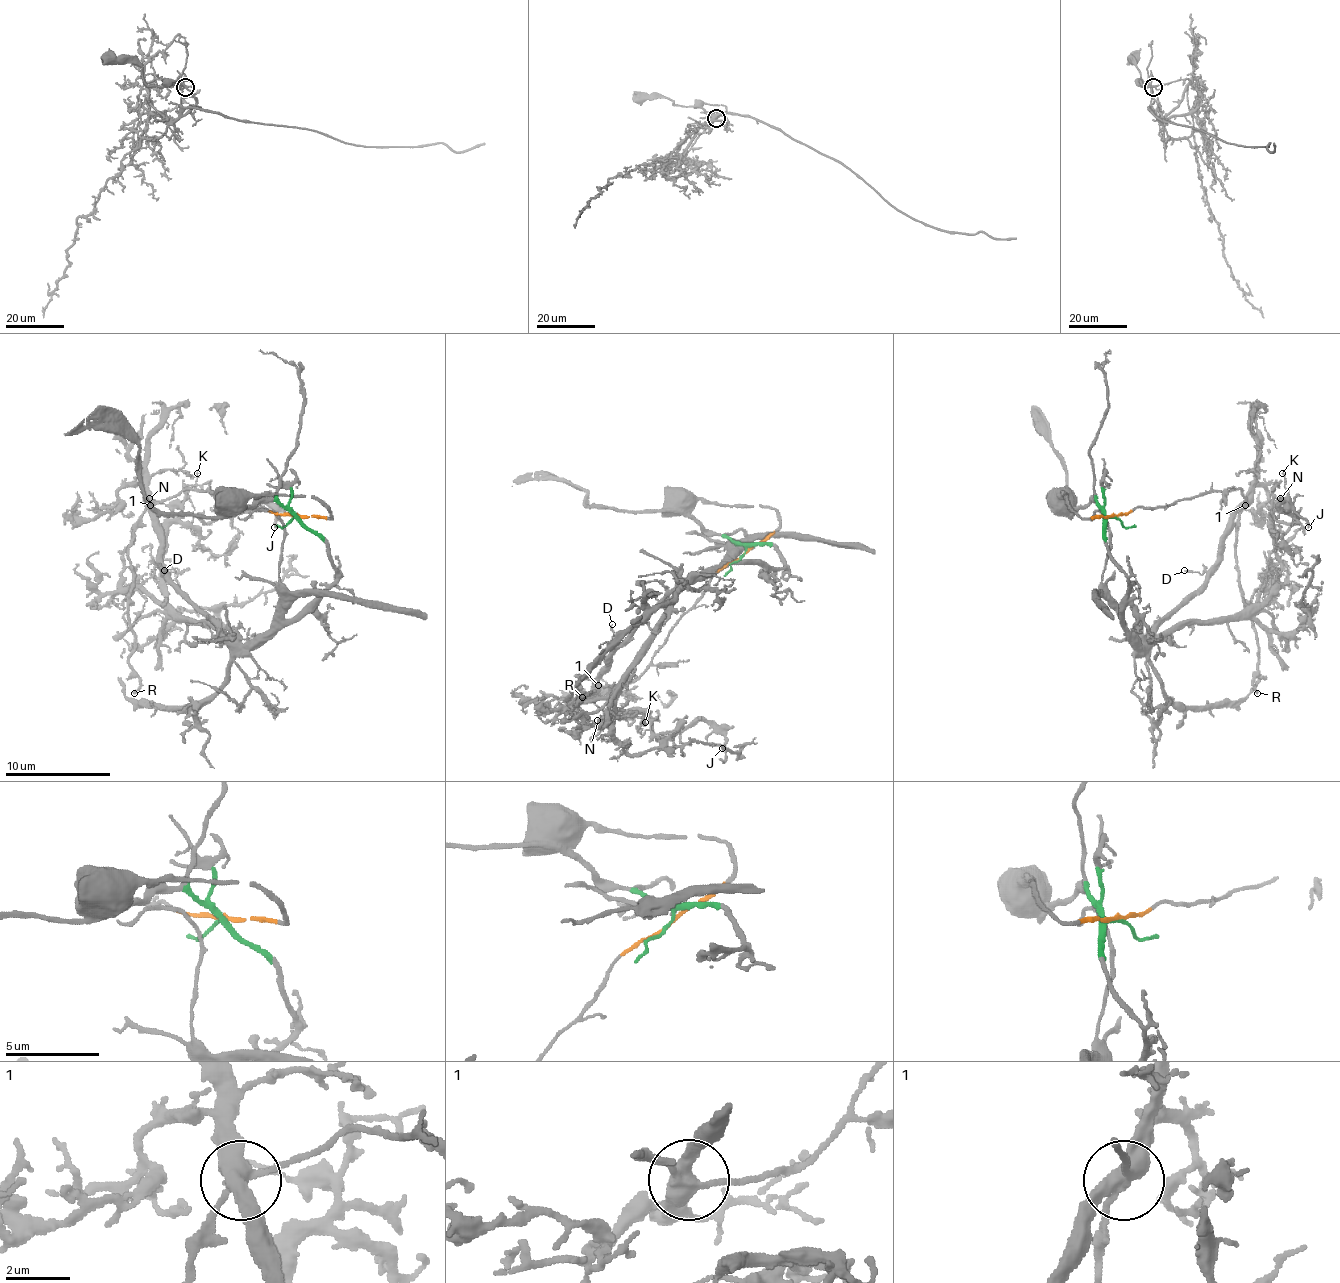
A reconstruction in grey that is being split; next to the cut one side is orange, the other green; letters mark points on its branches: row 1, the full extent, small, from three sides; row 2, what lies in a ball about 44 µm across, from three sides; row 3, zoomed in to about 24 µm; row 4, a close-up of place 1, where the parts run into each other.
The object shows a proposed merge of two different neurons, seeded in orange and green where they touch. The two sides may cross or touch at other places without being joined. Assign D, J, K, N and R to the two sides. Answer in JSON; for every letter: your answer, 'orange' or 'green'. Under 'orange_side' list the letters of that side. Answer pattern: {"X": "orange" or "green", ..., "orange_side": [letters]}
{"D": "green", "J": "green", "K": "green", "N": "green", "R": "orange", "orange_side": ["R"]}

